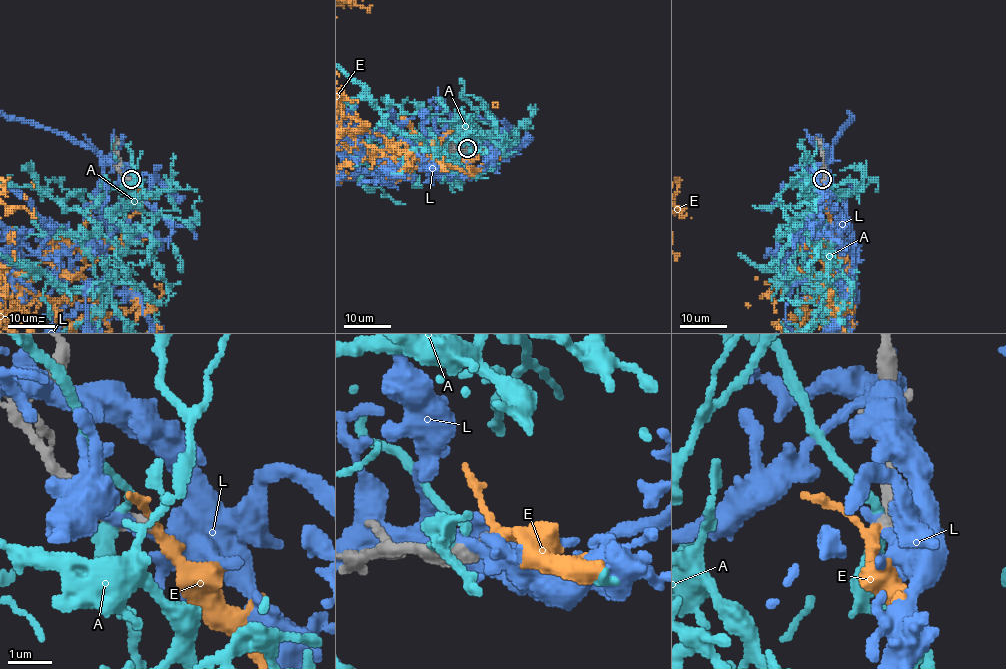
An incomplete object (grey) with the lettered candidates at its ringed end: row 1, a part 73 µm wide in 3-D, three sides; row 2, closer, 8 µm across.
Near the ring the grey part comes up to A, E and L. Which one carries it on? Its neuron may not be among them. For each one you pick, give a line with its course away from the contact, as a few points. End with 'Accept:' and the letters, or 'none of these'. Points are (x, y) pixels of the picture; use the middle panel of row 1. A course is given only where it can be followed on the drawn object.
Accept: E

